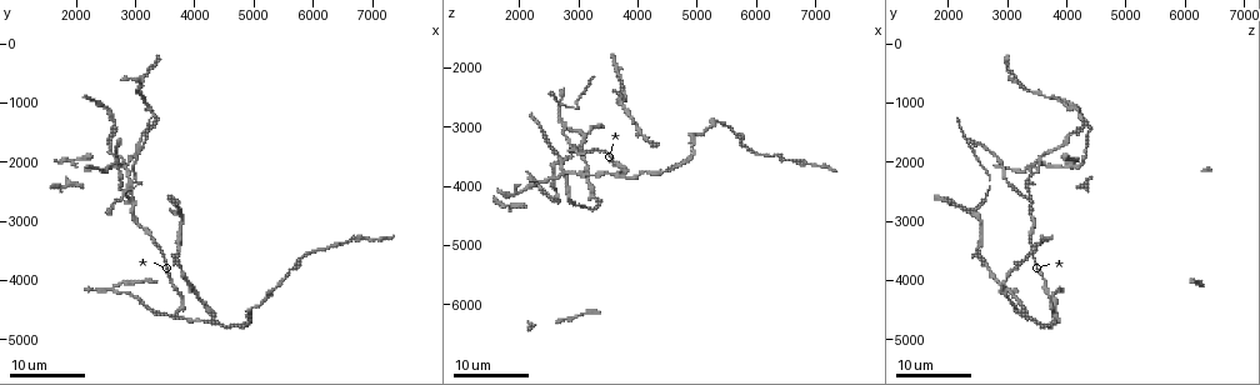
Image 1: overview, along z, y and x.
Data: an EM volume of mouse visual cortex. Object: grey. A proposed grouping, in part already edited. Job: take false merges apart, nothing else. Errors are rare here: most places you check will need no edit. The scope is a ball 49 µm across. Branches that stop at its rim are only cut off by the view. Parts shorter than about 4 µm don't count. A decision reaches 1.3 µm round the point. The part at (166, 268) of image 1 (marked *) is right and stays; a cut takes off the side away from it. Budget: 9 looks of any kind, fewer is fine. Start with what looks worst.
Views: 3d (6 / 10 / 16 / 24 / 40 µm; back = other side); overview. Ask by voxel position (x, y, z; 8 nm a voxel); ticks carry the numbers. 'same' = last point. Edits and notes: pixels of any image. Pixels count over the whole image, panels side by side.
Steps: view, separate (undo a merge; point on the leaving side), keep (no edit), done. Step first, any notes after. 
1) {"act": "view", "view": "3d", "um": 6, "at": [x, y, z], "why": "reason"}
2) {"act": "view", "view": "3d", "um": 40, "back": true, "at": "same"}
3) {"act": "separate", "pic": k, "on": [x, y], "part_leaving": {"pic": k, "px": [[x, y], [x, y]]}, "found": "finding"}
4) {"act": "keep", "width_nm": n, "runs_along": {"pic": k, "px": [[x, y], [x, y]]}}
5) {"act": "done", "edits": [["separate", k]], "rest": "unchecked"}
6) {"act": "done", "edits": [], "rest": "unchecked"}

{"act": "view", "view": "3d", "um": 24, "at": [2800, 2000, 3550], "why": "looks like a crossing"}

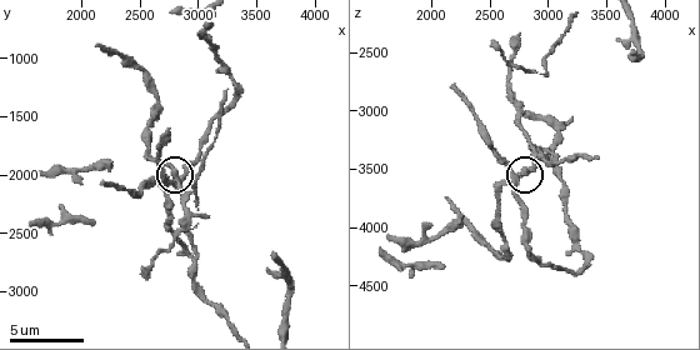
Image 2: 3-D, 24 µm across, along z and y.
{"act": "view", "view": "3d", "um": 10, "at": [2780, 1980, 3520]}

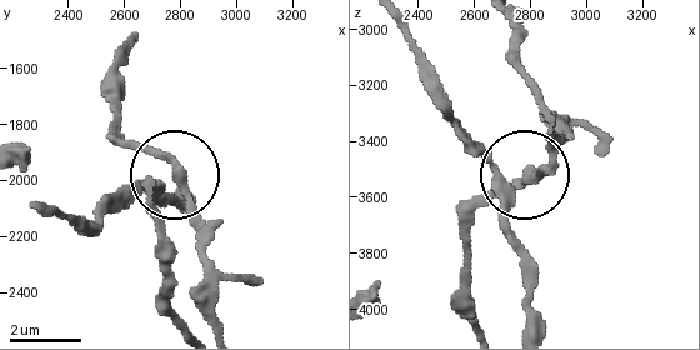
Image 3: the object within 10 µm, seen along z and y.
{"act": "keep", "width_nm": 290, "found": "continuous, no second neuron"}

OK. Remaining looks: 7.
{"act": "view", "view": "3d", "um": 6, "at": [2900, 2620, 3360], "why": "side arm on a straight run"}

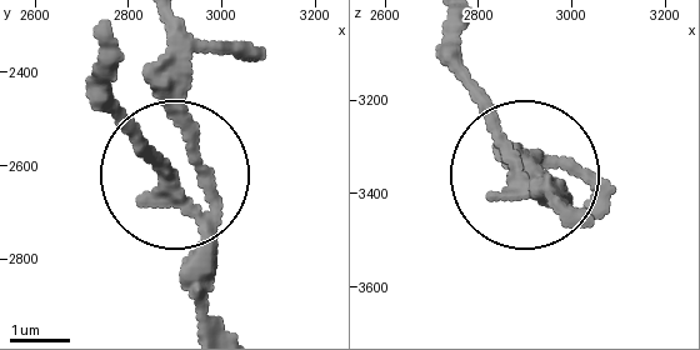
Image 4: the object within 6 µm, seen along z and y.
{"act": "keep", "arms": 3, "runs_along": {"pic": 4, "px": [[234, 329], [209, 285], [204, 210], [95, 80]]}, "found": "all the same neuron"}

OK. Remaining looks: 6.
{"act": "view", "view": "3d", "um": 16, "at": [3280, 1160, 4200]}

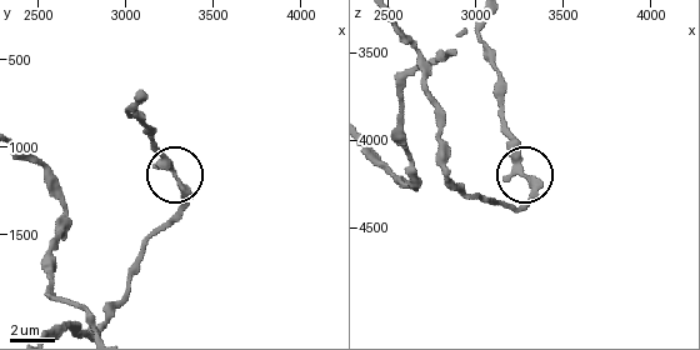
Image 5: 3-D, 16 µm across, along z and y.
{"act": "view", "view": "3d", "um": 16, "back": true, "at": [3280, 1160, 4220]}

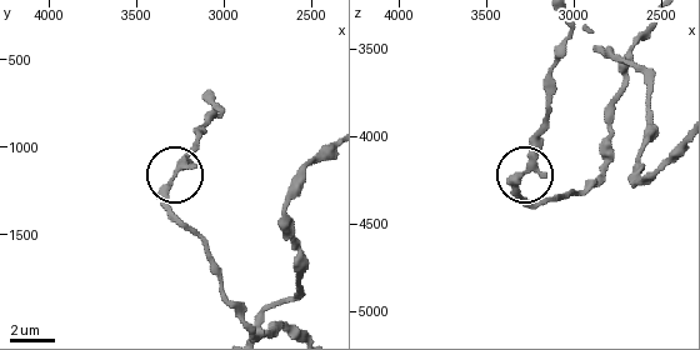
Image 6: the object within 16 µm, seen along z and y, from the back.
{"act": "keep", "width_nm": 210, "runs_along": {"pic": 6, "px": [[245, 325], [208, 248], [170, 203], [169, 180], [186, 154]]}, "found": "continuous, no second neuron"}

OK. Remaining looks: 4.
{"act": "view", "view": "3d", "um": 16, "at": [3700, 4600, 3850], "why": "three-way junction"}

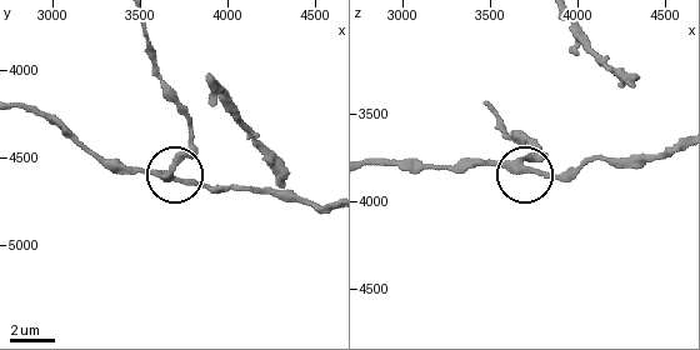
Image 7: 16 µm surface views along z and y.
{"act": "view", "view": "3d", "um": 6, "at": [3700, 4620, 3800]}

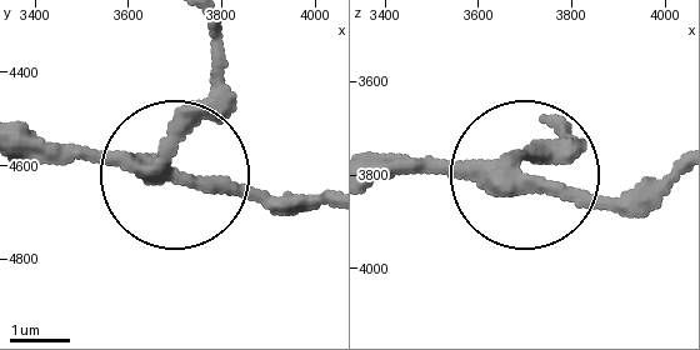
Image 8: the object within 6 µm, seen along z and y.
{"act": "keep", "arms": 3, "runs_along": {"pic": 8, "px": [[554, 131], [559, 151], [529, 156], [514, 181], [380, 166]]}, "found": "one neuron here"}

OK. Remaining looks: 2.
{"act": "done", "edits": [], "rest": "unchecked"}

